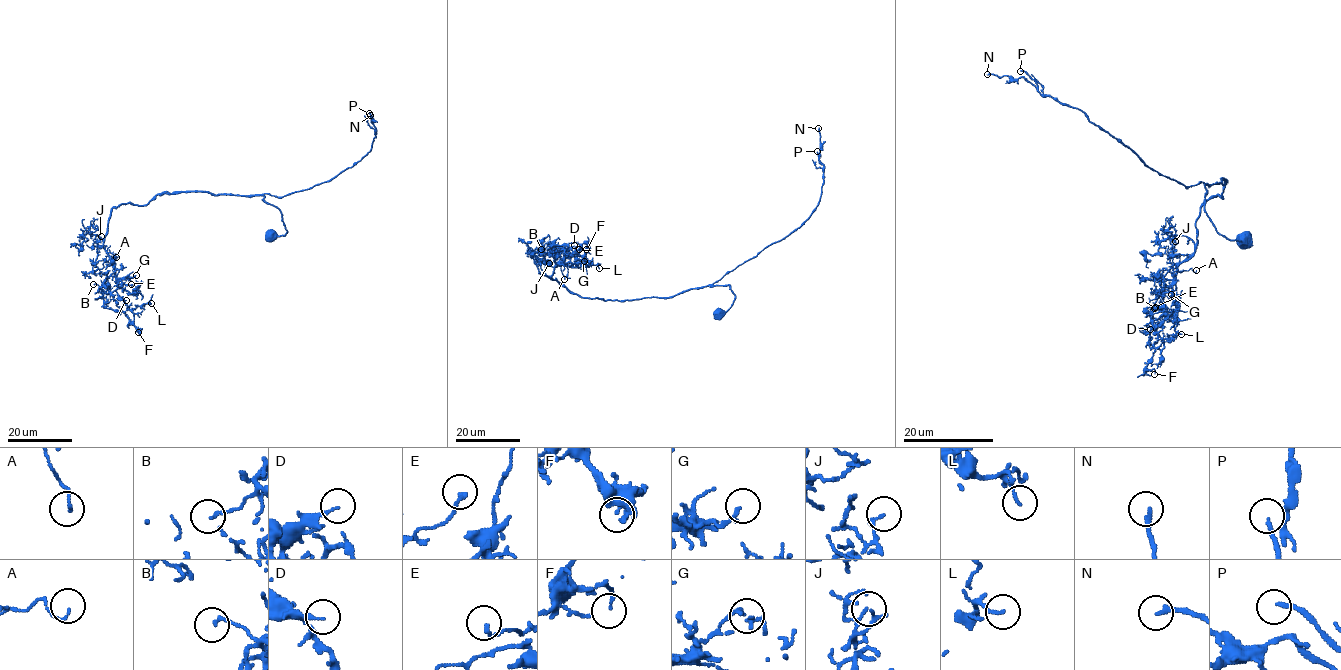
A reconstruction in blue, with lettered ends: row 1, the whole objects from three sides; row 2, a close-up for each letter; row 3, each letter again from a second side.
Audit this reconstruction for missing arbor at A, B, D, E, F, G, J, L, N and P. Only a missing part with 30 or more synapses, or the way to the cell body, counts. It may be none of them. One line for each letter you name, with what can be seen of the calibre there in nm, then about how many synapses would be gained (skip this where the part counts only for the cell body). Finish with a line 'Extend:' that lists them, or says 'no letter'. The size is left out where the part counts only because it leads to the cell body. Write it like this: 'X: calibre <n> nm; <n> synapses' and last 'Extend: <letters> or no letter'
P: calibre 170 nm; 35 synapses
Extend: P

